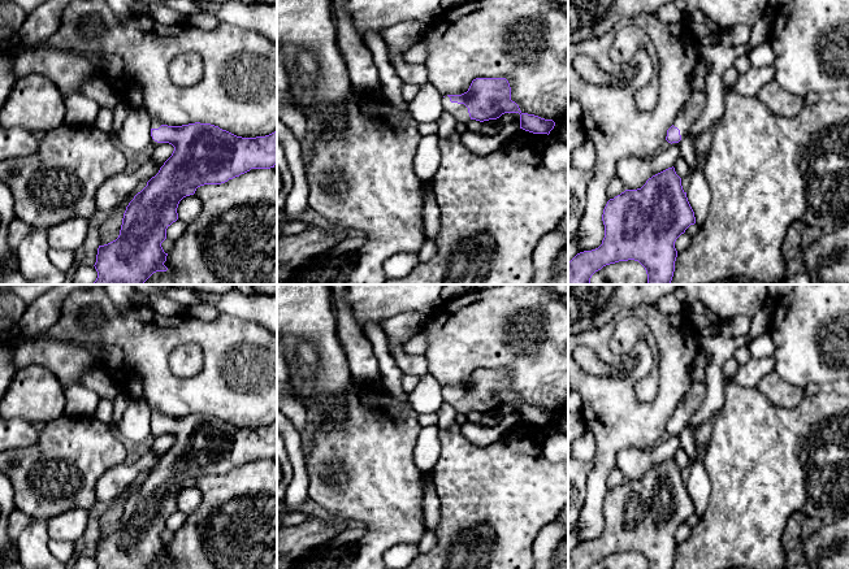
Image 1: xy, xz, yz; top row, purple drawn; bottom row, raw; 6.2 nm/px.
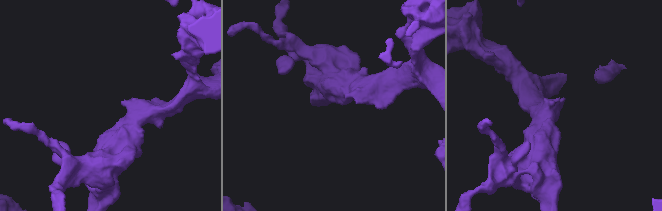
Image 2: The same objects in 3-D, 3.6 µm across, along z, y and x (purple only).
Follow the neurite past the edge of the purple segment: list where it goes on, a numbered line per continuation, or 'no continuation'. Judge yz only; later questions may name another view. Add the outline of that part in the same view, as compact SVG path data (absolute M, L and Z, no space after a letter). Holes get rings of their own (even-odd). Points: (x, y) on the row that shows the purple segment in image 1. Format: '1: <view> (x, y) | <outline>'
1: yz (694, 107) | M692 91L688 103L683 107L677 118L673 121L673 126L680 130L681 138L684 138L692 125L703 113L707 95L706 91Z

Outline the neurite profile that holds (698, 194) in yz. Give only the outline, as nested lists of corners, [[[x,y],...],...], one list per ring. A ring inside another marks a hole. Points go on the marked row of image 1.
[[[703,168],[692,170],[686,197],[694,212],[696,223],[702,226],[711,207],[711,191]]]

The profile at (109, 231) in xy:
[[[134,190],[130,194],[129,199],[125,203],[122,203],[118,208],[116,208],[112,212],[111,217],[103,223],[99,233],[100,246],[108,244],[118,238],[126,207],[137,194],[138,191]]]

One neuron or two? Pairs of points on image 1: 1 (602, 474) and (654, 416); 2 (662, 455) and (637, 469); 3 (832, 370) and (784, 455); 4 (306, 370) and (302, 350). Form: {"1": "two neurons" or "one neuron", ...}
{"1": "one neuron", "2": "one neuron", "3": "two neurons", "4": "one neuron"}

